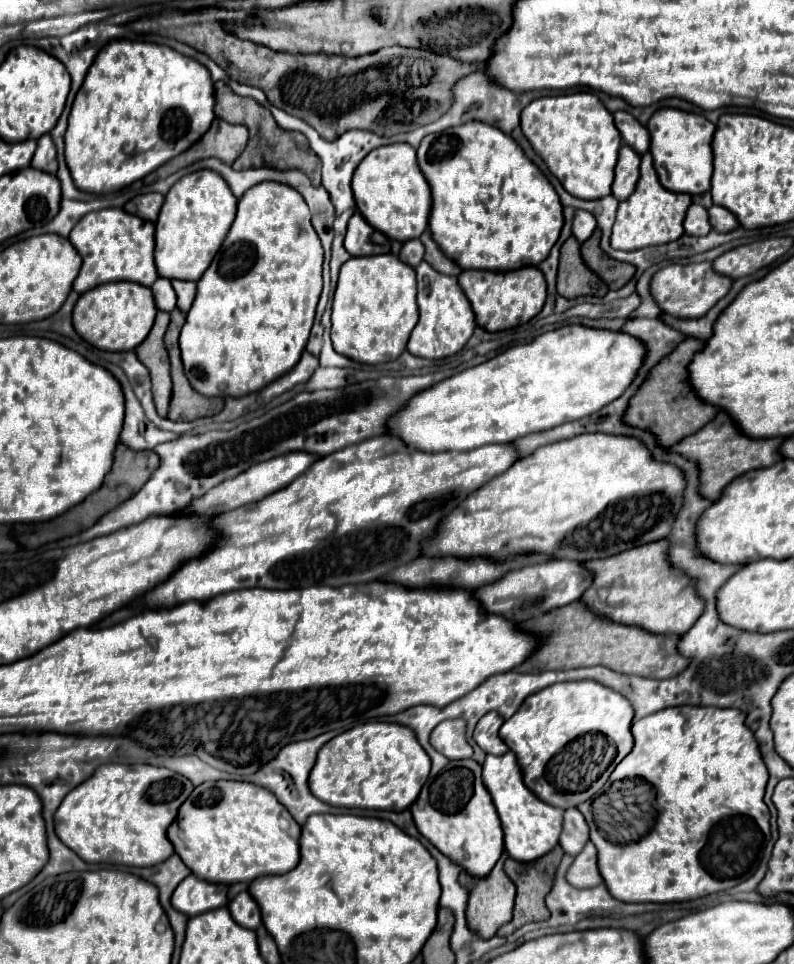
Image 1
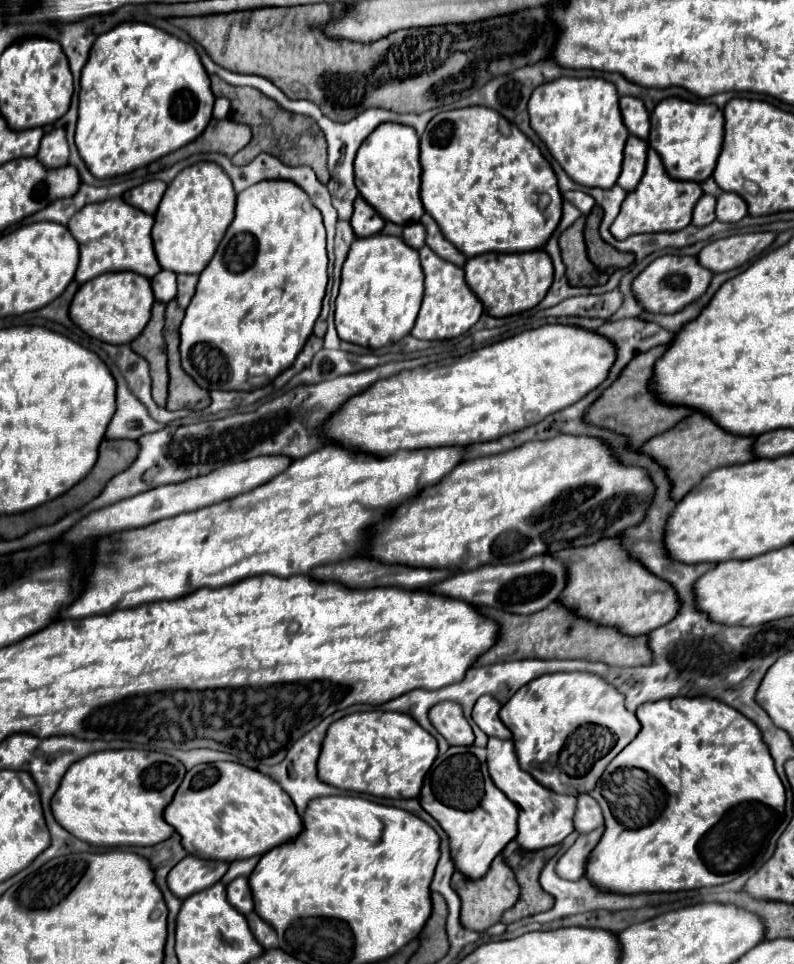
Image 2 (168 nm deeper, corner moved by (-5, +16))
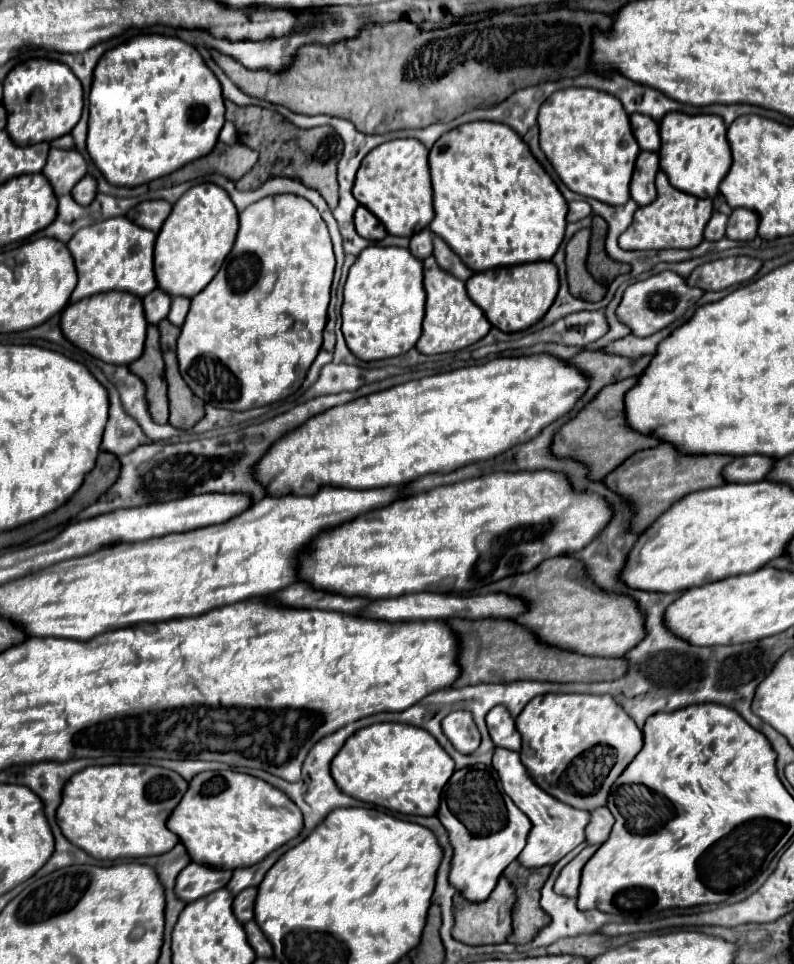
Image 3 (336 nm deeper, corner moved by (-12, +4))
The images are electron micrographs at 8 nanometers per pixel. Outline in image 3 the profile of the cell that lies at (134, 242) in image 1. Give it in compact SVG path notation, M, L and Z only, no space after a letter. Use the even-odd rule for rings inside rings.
M110 218L92 226L78 230L72 240L66 244L76 266L78 284L70 296L70 302L78 302L86 296L94 296L100 292L130 292L134 296L146 296L156 288L154 276L154 242L156 234L138 228L128 218Z

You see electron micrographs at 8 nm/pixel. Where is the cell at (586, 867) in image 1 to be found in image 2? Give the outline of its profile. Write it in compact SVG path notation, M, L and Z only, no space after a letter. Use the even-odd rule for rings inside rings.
M597 828L589 834L583 834L577 838L577 842L559 858L557 862L557 872L559 876L567 878L567 880L579 880L585 876L587 870L587 858L593 852L593 848L597 846L597 842L603 836L603 828Z

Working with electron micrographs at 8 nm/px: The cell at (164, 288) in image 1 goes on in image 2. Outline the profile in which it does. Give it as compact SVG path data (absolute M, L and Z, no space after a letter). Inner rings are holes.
M161 270L151 278L151 288L157 300L169 302L177 294L177 274L171 270Z

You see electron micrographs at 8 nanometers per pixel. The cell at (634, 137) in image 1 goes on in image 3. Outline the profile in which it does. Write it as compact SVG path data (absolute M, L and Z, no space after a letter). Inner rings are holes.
M632 114L630 124L632 124L632 132L638 140L638 146L642 150L650 150L650 152L660 150L658 122L654 122L650 116L644 116L644 114Z

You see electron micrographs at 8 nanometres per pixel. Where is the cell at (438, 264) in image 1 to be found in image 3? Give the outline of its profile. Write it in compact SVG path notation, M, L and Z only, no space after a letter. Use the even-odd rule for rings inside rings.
M434 236L434 258L442 270L450 272L458 280L468 280L472 276L470 268L466 268L462 260L450 250L450 246L438 236Z

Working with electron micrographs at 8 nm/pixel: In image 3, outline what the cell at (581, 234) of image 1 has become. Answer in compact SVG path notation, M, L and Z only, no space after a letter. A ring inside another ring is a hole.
M570 202L568 206L570 206L570 210L568 210L568 222L578 222L578 220L586 218L592 212L592 208L590 208L588 202Z

